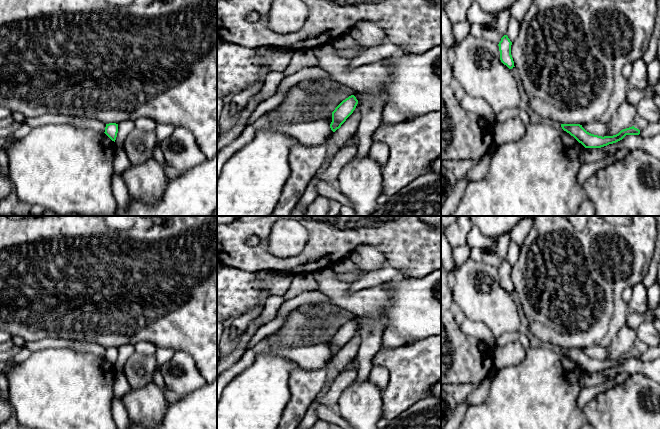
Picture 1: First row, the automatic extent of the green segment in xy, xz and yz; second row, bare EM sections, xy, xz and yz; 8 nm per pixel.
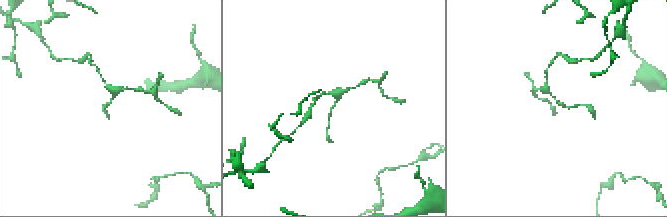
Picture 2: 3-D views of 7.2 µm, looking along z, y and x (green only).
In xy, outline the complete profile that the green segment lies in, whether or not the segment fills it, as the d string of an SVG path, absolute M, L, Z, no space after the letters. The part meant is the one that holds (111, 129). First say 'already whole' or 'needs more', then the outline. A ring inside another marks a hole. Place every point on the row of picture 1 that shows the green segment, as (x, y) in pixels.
already whole | M109 123L106 124L105 132L104 132L112 141L115 142L117 133L118 133L118 124Z

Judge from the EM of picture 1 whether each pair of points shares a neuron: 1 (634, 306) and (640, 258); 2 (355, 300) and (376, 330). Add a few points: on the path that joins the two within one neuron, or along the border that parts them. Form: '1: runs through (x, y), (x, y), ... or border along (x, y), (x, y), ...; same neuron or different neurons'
1: border along (641, 281), (635, 284); different neurons
2: border along (359, 317), (377, 318), (386, 329); different neurons

